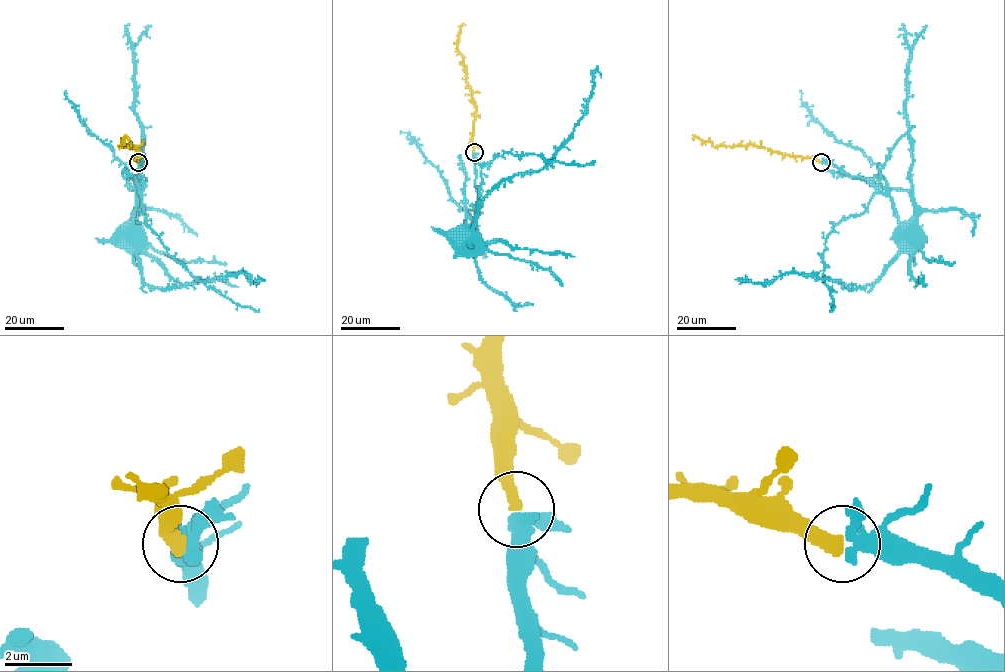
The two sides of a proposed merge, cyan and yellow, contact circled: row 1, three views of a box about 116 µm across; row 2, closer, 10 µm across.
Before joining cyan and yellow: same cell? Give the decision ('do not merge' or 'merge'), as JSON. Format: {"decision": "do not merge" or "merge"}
{"decision": "merge"}

